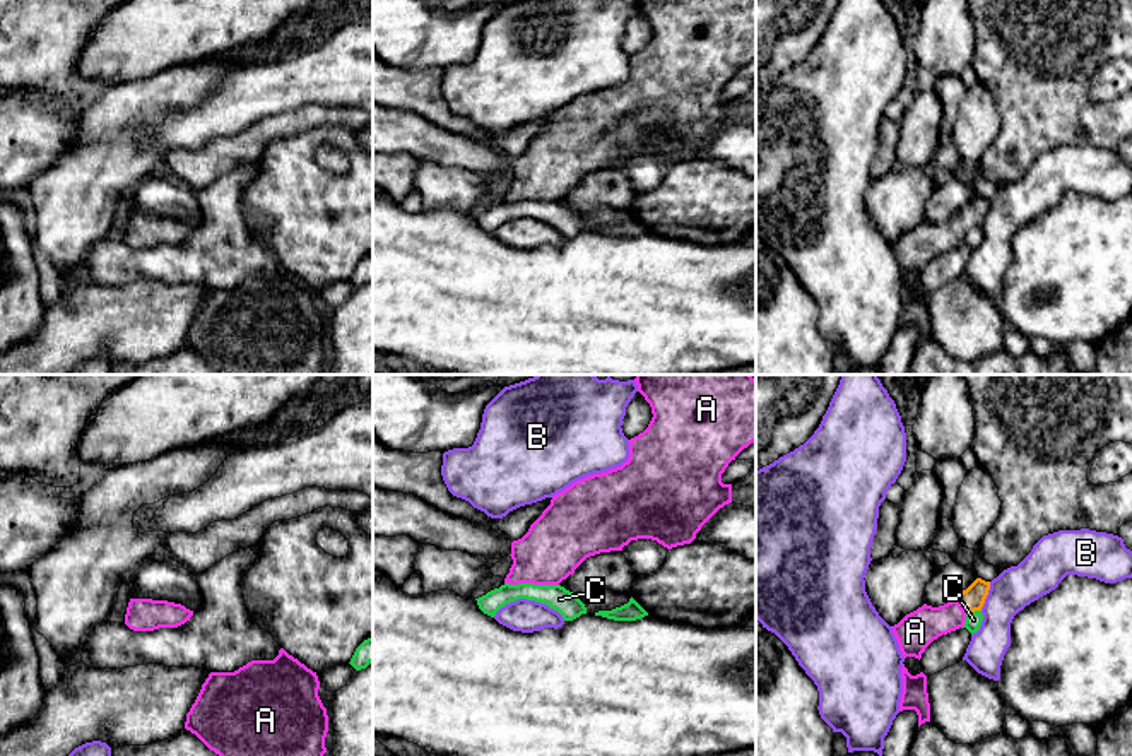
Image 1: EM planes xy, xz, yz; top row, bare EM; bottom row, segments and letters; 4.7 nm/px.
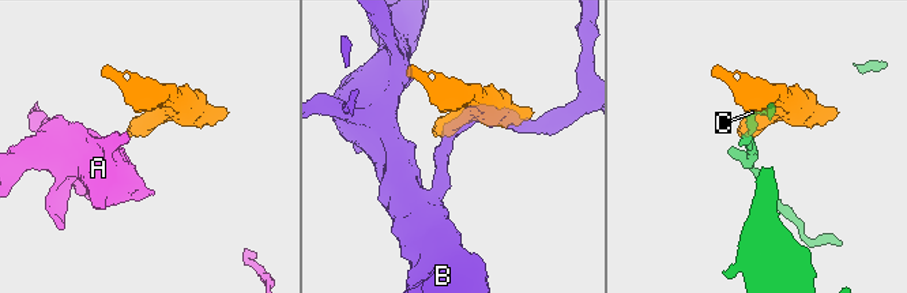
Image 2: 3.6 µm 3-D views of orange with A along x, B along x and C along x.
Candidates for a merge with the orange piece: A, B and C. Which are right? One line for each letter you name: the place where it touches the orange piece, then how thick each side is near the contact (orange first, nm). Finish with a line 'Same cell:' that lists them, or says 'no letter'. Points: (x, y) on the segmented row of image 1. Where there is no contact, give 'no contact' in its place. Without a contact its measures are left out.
A: contact yz (961, 606); calibres 120 and 180 nm
Same cell: A

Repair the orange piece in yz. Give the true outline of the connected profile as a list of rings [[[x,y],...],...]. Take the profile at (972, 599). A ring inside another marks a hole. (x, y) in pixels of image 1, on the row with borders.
[[[976,578],[956,600],[939,607],[923,604],[906,614],[893,626],[903,657],[920,660],[922,653],[934,640],[963,628],[968,612],[982,611],[988,590],[990,582]]]

